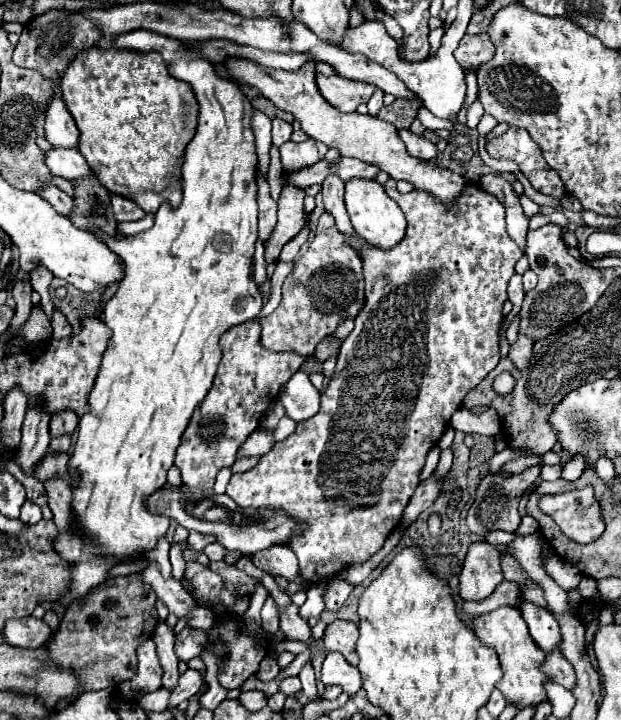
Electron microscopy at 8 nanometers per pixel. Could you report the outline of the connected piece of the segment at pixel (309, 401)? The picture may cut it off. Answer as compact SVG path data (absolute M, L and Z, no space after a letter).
M297 370L289 382L279 392L279 402L285 408L285 414L295 422L307 420L319 410L319 390L311 384L309 374Z

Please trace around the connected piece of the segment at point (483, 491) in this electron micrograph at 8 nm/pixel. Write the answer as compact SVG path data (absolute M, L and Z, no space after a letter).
M539 464L529 466L519 474L509 474L509 476L501 476L501 472L487 472L477 486L473 506L469 508L469 514L467 514L469 530L479 536L485 536L485 532L489 532L489 530L517 532L517 528L521 524L521 516L519 516L519 508L517 508L521 494L529 486L533 486L533 482L539 478L539 472L541 472Z

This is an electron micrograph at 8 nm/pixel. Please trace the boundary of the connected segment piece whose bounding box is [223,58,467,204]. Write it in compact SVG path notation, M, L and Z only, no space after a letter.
M225 58L223 66L235 82L257 88L279 110L291 112L295 116L295 120L301 124L305 134L309 134L317 142L323 142L327 148L337 148L341 152L341 156L349 156L349 158L363 160L367 164L375 164L383 172L387 172L391 178L407 180L415 188L437 196L443 204L453 202L461 194L463 186L467 184L461 174L439 168L427 160L409 156L405 150L405 144L401 144L401 140L397 140L397 128L393 124L373 118L369 114L367 116L357 114L357 112L343 114L337 108L333 108L321 96L317 84L315 84L315 62L305 62L305 66L301 66L295 72L261 68L257 62L245 60L245 58Z

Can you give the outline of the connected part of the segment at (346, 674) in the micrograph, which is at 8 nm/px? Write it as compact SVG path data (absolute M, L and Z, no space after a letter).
M329 652L321 666L321 682L323 684L337 684L343 688L345 694L353 696L363 686L363 678L355 666L347 664L341 652Z

